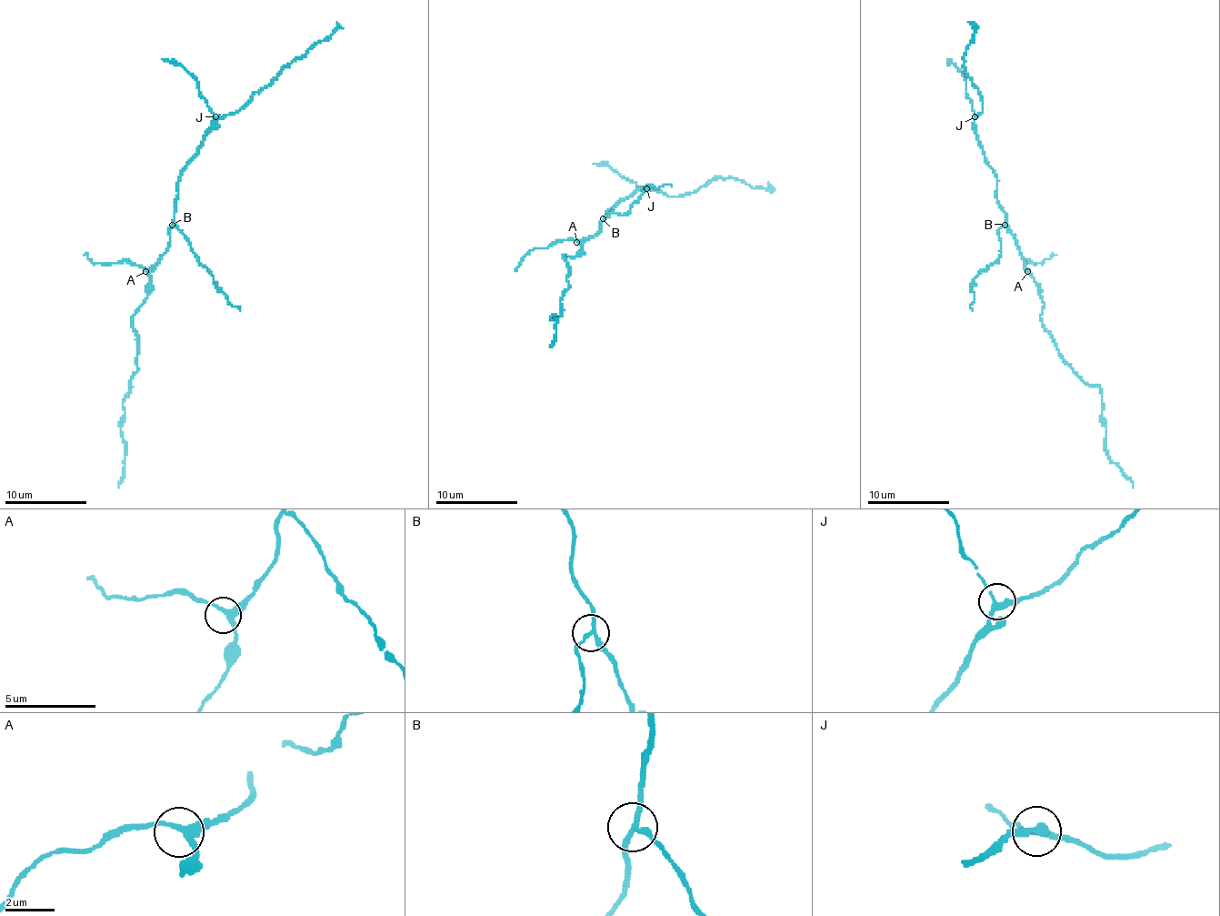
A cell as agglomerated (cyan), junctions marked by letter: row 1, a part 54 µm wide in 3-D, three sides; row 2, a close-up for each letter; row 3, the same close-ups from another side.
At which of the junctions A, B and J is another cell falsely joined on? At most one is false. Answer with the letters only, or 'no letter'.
B

